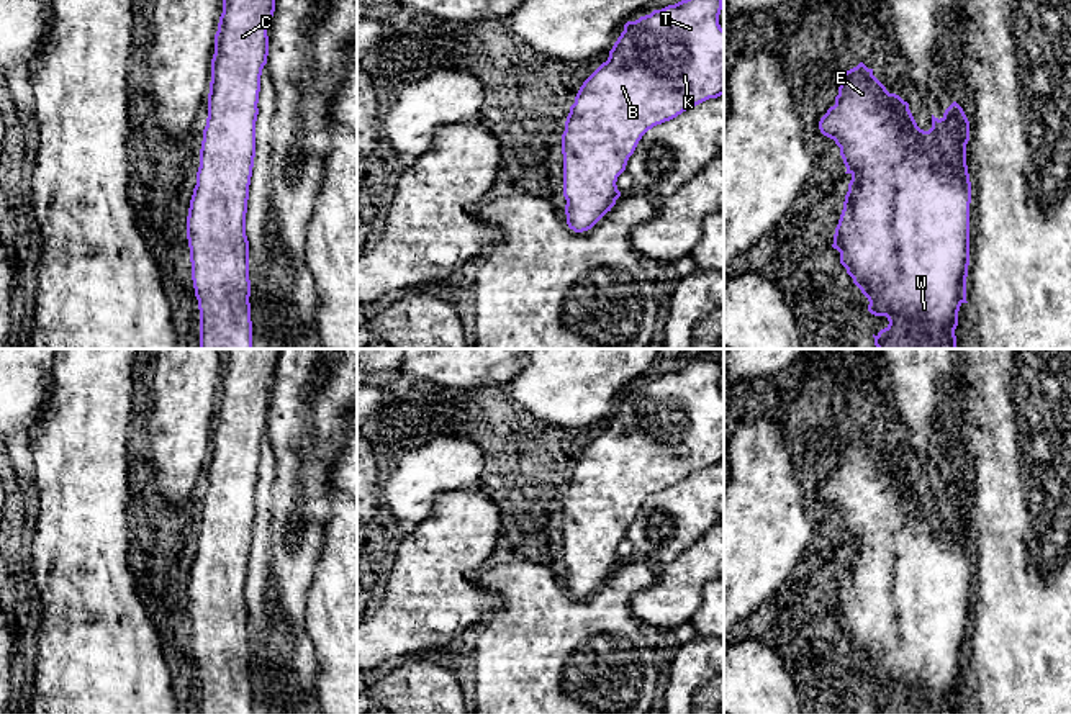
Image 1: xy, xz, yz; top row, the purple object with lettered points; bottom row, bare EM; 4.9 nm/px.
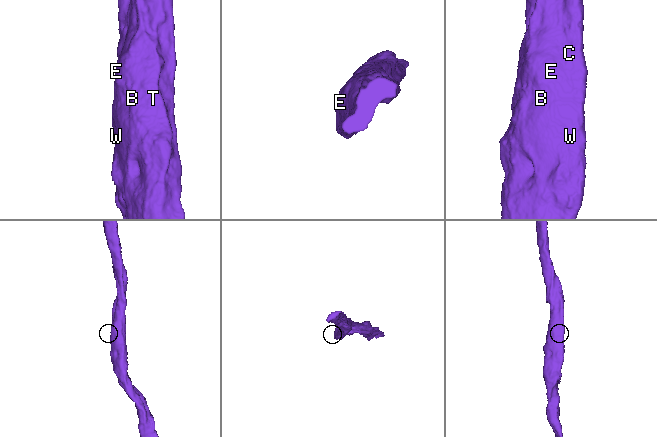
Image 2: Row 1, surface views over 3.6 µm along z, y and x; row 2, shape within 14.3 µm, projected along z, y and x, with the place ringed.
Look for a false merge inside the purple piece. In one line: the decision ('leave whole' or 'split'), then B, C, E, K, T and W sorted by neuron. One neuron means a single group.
leave whole | B C E K T W

